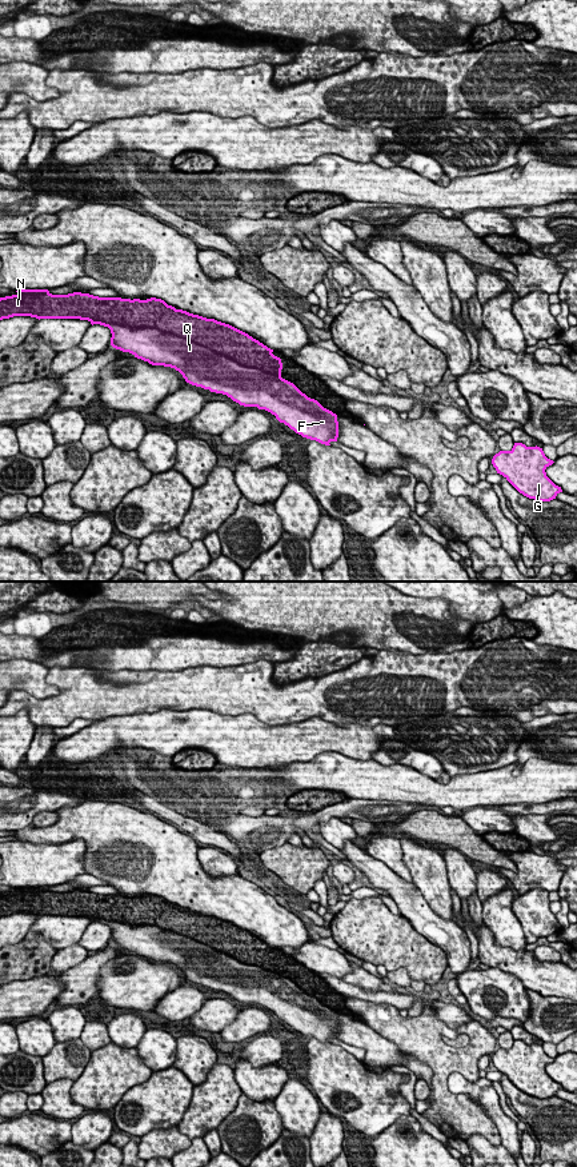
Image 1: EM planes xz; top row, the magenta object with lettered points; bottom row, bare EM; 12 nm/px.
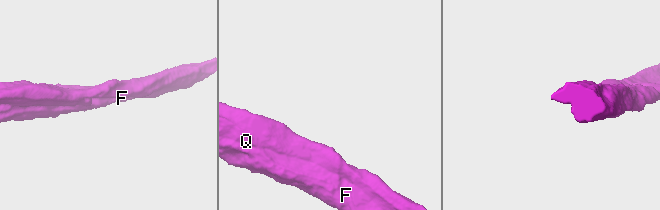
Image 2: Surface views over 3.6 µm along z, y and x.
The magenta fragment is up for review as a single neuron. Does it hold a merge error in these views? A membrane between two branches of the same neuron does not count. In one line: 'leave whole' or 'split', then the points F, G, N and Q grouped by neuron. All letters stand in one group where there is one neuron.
split; F Q / G N

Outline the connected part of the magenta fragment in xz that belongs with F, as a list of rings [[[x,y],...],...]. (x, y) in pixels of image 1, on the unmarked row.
[[[91,919],[91,922],[108,924],[112,931],[111,943],[116,947],[129,950],[152,963],[175,966],[183,972],[187,980],[209,987],[211,990],[227,992],[240,1003],[265,1007],[302,1035],[325,1043],[330,1043],[330,1039],[337,1039],[337,1012],[324,1006],[317,998],[308,995],[293,980],[283,975],[259,966],[244,964],[204,943],[156,926],[132,927],[104,919]]]

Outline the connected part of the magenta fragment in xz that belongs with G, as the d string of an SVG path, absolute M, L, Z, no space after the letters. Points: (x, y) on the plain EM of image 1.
M514 1040L510 1048L500 1048L492 1056L497 1071L502 1072L520 1091L538 1099L550 1099L562 1090L545 1067L554 1059L540 1044Z

